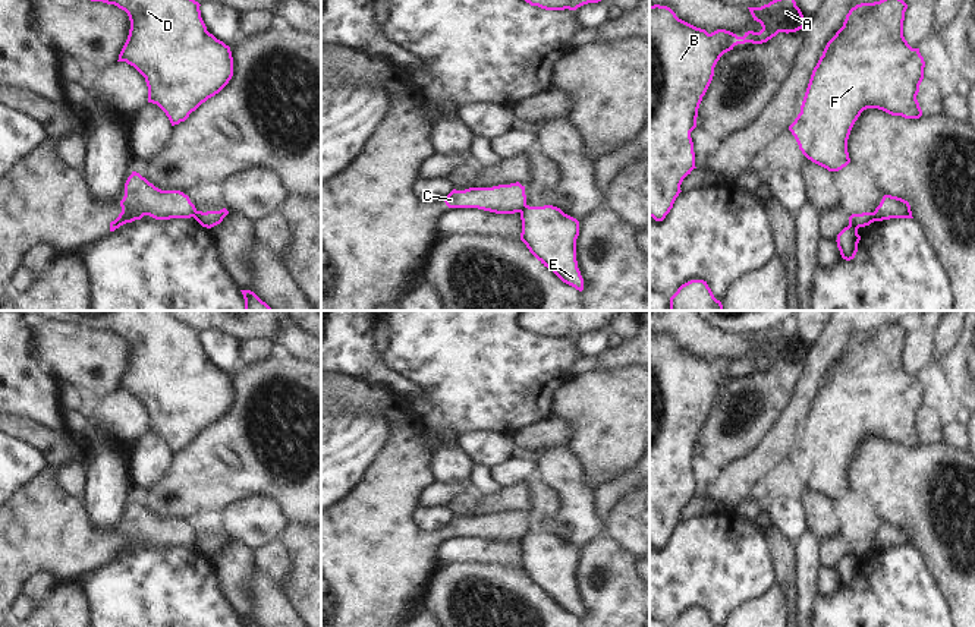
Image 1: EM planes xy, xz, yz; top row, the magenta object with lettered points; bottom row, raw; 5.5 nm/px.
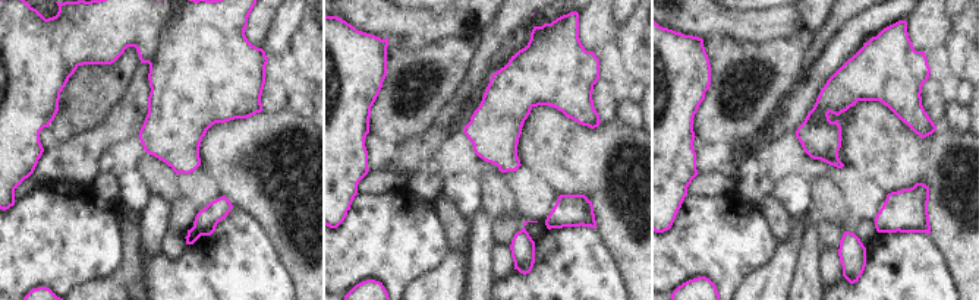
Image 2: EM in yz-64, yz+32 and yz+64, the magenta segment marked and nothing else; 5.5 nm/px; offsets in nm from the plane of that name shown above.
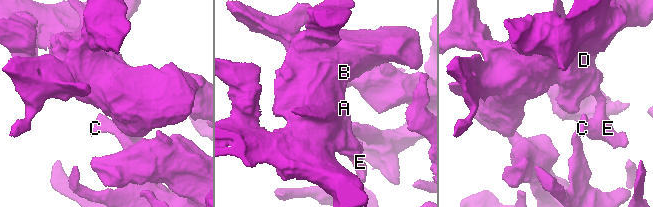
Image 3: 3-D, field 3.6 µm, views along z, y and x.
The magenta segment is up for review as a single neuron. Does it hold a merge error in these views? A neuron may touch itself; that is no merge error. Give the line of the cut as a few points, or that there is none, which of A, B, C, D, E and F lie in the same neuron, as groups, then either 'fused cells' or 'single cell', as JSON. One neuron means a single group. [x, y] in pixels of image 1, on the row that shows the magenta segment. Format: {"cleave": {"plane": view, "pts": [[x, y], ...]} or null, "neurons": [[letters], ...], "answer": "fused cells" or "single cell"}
{"cleave": {"plane": "yz", "pts": [[871, 213], [873, 221]]}, "neurons": [["A", "B", "D", "E", "F"], ["C"]], "answer": "fused cells"}

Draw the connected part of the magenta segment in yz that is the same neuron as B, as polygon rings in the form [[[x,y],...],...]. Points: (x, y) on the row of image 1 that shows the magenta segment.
[[[773,0],[748,9],[762,29],[737,37],[726,29],[708,34],[679,19],[667,6],[650,6],[650,217],[655,221],[666,218],[682,192],[683,179],[696,168],[691,132],[696,127],[698,108],[720,57],[737,44],[762,44],[779,32],[796,32],[806,25],[795,0]]]

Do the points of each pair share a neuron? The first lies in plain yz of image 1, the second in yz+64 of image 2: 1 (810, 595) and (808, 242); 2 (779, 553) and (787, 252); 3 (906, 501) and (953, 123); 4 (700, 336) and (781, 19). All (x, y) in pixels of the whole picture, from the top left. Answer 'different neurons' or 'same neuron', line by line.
1: same neuron
2: different neurons
3: different neurons
4: same neuron

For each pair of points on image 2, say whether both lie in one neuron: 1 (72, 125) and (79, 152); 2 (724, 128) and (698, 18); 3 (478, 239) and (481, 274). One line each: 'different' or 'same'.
1: different
2: different
3: same

